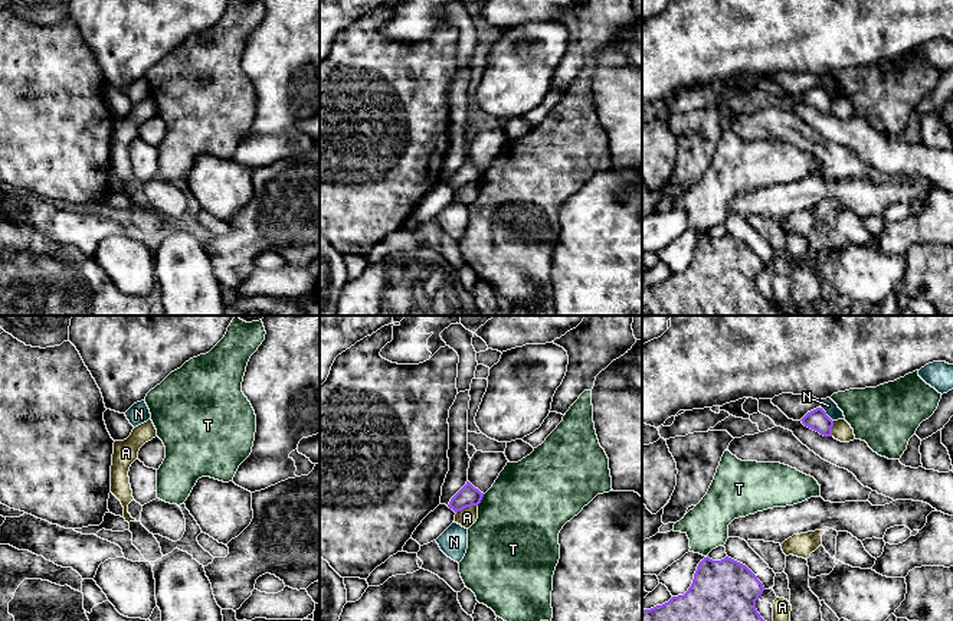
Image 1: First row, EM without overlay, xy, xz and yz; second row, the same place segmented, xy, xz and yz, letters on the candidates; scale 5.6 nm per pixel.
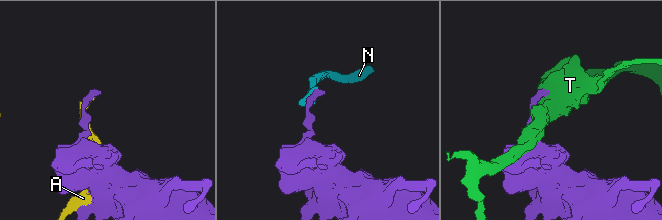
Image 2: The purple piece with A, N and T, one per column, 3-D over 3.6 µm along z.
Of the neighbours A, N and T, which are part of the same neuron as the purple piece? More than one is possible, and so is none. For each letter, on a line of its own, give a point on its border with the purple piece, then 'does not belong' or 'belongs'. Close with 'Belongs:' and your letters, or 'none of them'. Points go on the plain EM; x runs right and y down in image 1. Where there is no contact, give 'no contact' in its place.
A: xz (467, 183) | does not belong
N: yz (825, 91) | does not belong
T: xz (481, 176) | does not belong
Belongs: none of them

